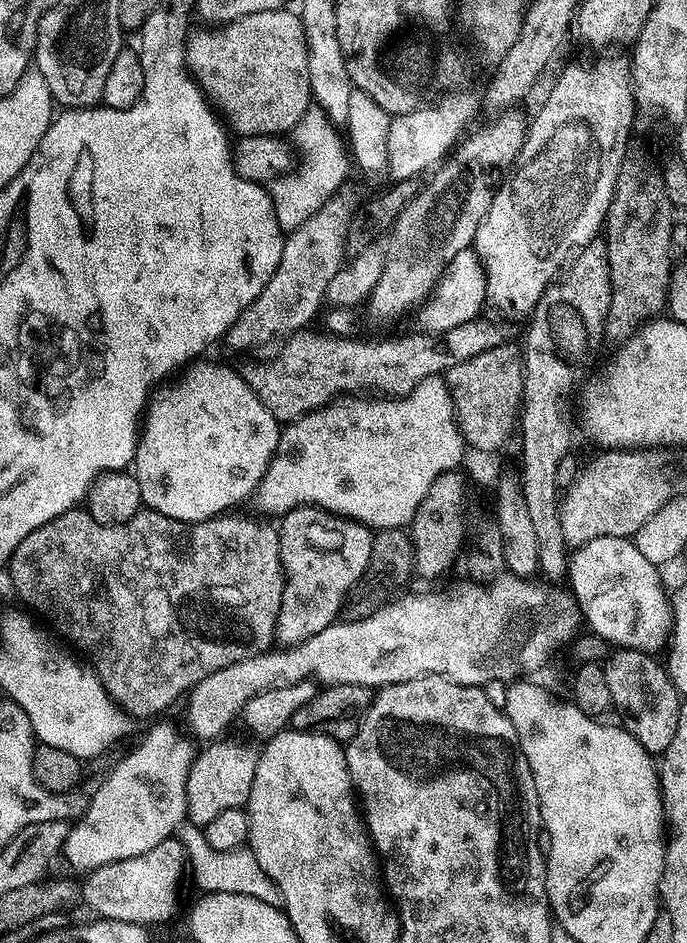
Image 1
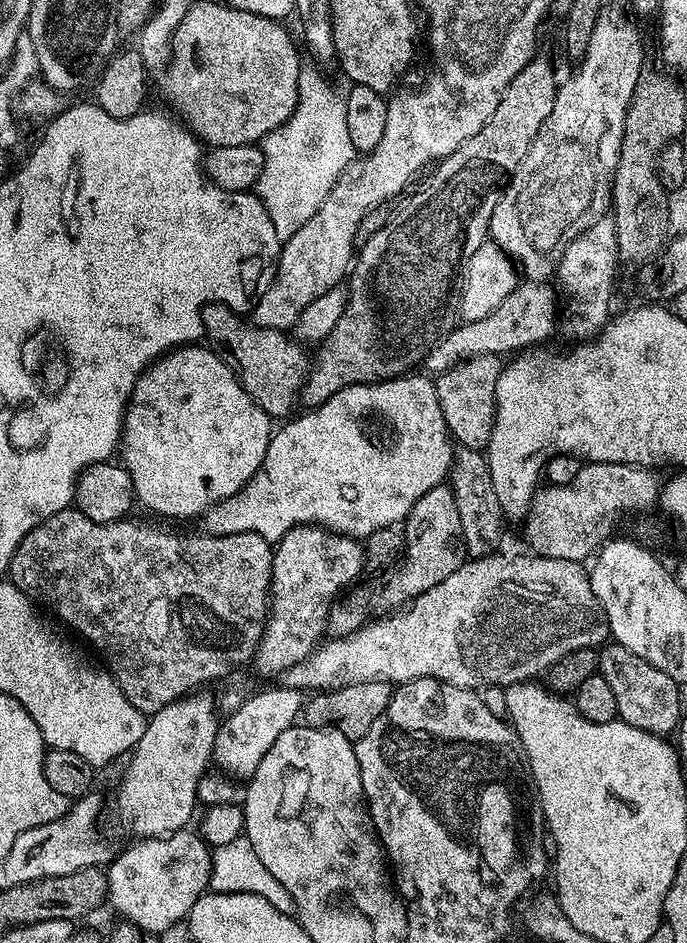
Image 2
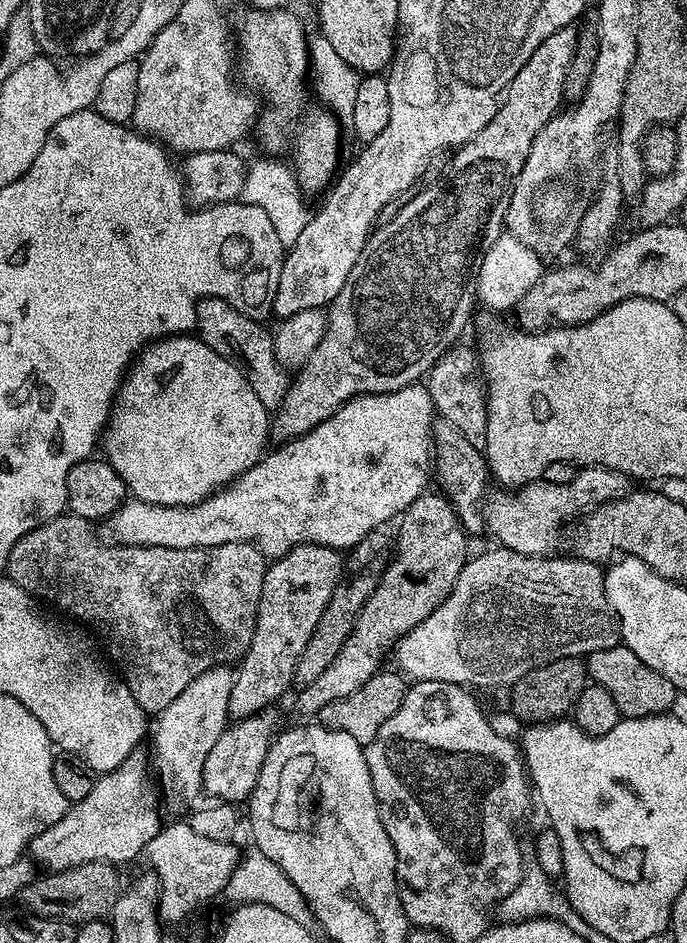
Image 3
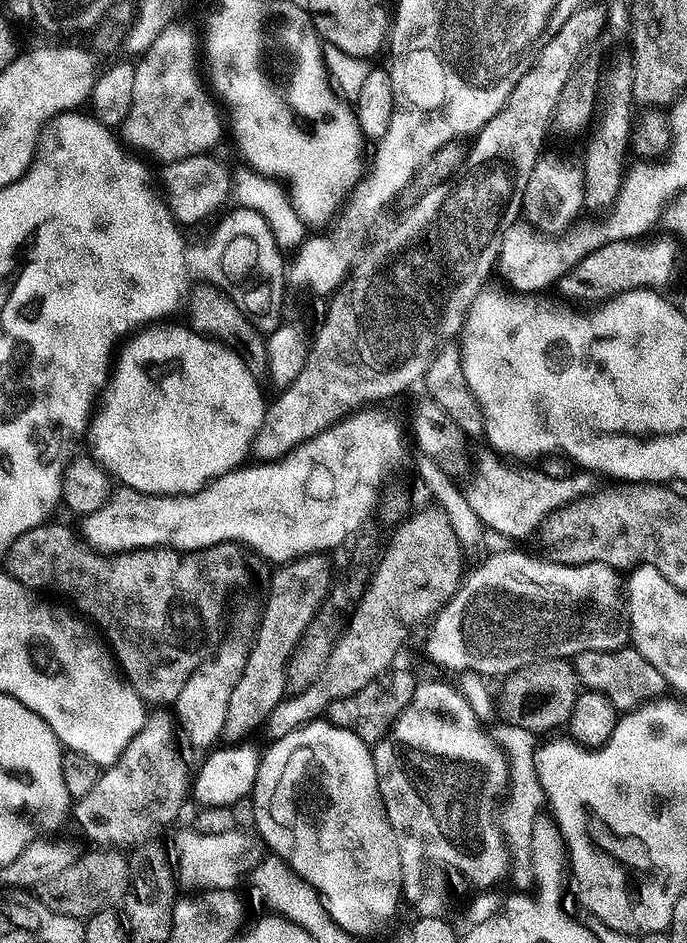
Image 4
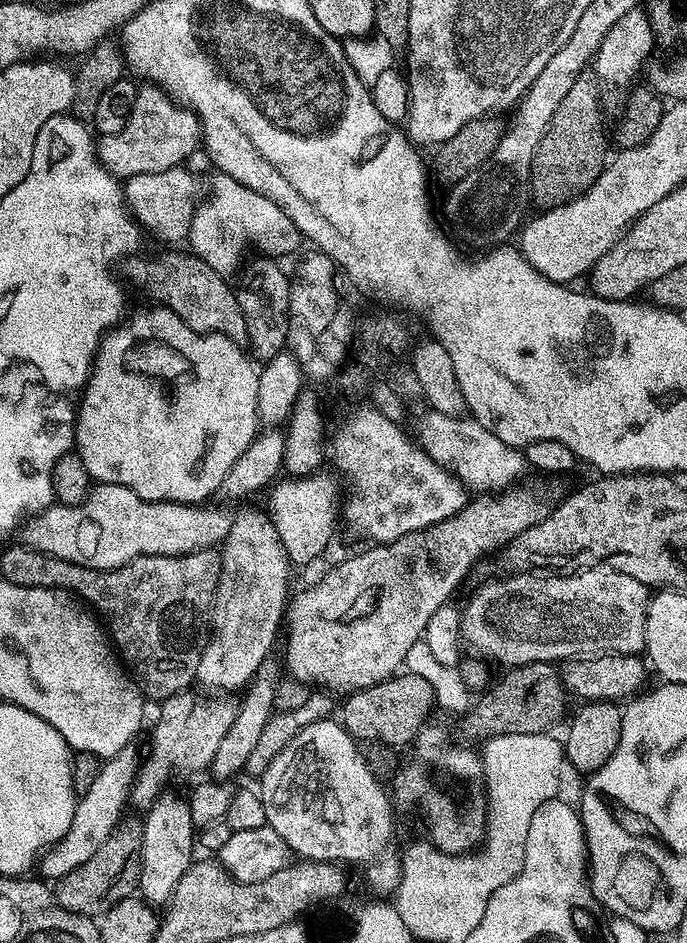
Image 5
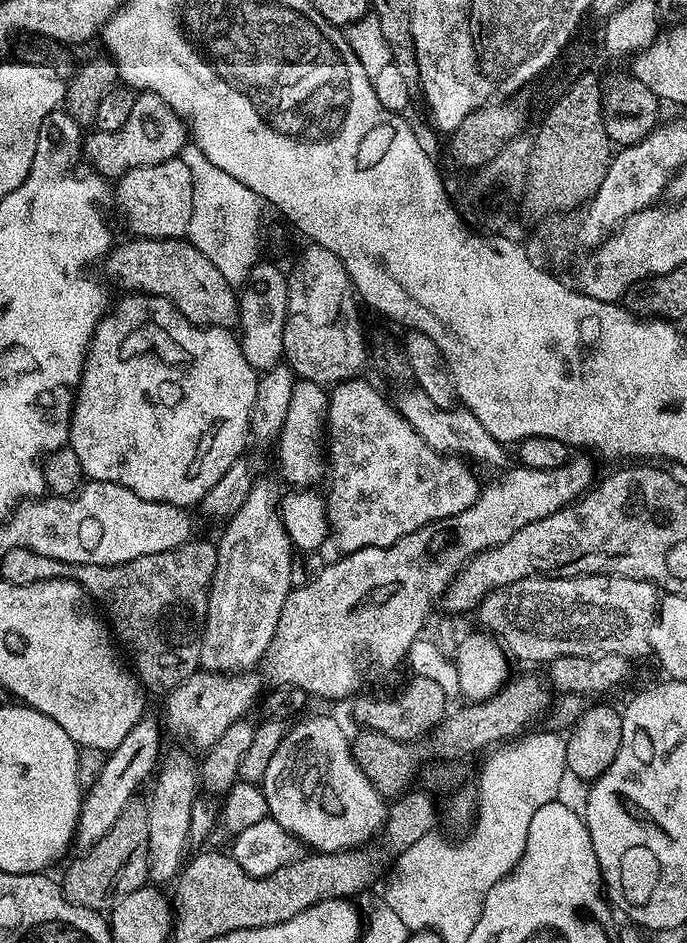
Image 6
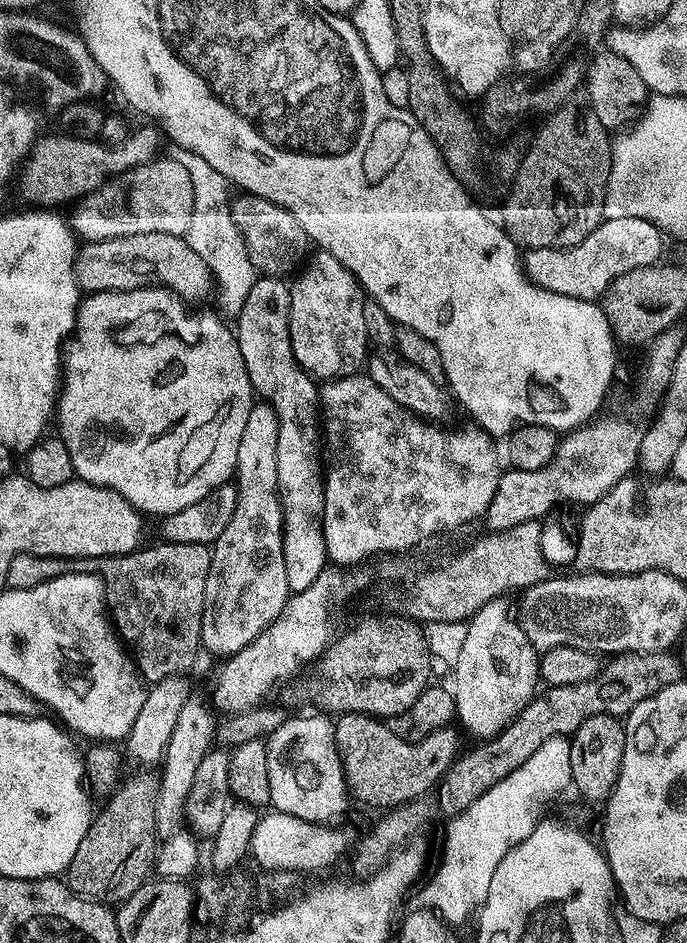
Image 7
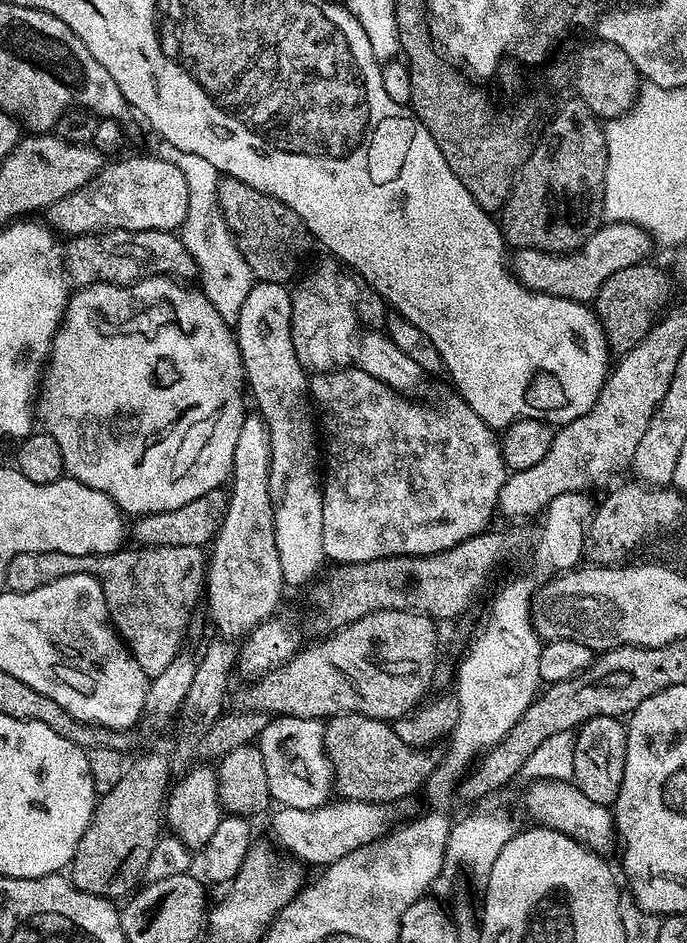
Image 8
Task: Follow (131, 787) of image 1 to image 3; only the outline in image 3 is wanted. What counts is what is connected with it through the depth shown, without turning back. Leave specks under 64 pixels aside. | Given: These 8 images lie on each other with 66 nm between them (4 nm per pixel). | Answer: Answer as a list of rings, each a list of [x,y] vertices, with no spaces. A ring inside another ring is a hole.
[[[217,666],[206,670],[202,674],[198,674],[198,678],[194,678],[194,682],[190,682],[190,686],[186,686],[186,690],[182,690],[182,694],[178,694],[178,698],[174,698],[174,702],[170,702],[170,706],[166,706],[166,710],[159,713],[156,724],[156,758],[154,754],[154,764],[160,767],[160,780],[166,787],[172,788],[180,796],[192,800],[199,793],[203,782],[203,764],[206,762],[207,755],[214,747],[214,742],[224,732],[225,728],[230,724],[228,714],[228,703],[230,702],[230,690],[234,679],[233,669]]]

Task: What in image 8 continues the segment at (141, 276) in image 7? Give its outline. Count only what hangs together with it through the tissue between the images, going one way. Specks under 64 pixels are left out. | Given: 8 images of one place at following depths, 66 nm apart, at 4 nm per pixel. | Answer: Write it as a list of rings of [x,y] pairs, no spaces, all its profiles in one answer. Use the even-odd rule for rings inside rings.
[[[110,228],[103,232],[85,232],[83,236],[73,236],[63,245],[62,269],[69,285],[85,288],[91,284],[137,284],[151,276],[171,276],[181,282],[188,282],[191,276],[197,275],[197,264],[190,250],[183,244],[181,237],[175,231],[162,230],[118,230]]]

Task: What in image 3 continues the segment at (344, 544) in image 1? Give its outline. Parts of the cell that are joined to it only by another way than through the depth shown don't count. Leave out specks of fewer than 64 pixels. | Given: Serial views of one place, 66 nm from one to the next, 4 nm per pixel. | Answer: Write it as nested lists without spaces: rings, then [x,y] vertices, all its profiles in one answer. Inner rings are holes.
[[[302,544],[299,548],[289,548],[285,556],[273,559],[267,565],[262,582],[260,609],[256,611],[256,629],[252,631],[252,645],[239,661],[240,672],[238,668],[230,690],[228,714],[233,721],[257,715],[264,709],[271,709],[276,704],[275,700],[287,688],[293,687],[295,667],[298,666],[299,659],[306,650],[326,604],[330,602],[331,594],[341,583],[340,575],[344,572],[344,560],[340,556],[343,555],[334,548],[327,548],[321,544]]]

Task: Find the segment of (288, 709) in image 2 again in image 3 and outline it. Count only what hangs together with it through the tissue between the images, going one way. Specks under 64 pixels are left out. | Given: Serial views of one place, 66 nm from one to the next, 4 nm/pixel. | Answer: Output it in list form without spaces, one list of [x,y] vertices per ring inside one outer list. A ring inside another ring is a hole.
[[[275,709],[233,721],[219,736],[203,764],[203,791],[218,802],[240,804],[247,801],[257,785],[258,774],[275,737],[278,718]]]

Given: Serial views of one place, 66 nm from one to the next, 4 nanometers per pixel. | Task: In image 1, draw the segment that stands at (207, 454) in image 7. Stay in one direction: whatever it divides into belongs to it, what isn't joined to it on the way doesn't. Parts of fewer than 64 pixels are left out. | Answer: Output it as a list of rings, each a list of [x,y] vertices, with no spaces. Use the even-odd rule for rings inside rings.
[[[208,358],[187,365],[179,375],[161,383],[149,395],[136,441],[134,475],[142,490],[143,507],[187,524],[210,520],[235,509],[232,507],[247,496],[249,499],[270,466],[282,431],[235,367],[227,368],[204,359]]]

